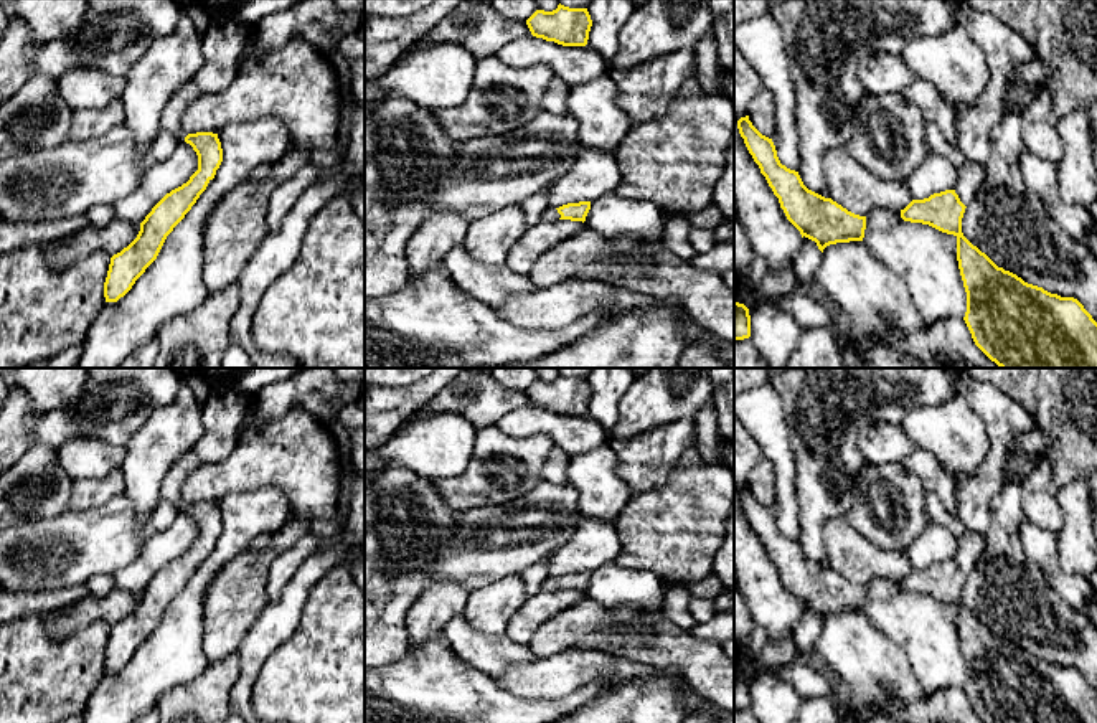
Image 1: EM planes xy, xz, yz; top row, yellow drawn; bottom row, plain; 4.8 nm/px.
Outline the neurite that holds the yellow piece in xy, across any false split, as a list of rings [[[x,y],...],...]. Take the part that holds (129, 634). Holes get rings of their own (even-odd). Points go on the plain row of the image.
[[[193,451],[177,459],[160,484],[160,499],[172,502],[178,515],[190,513],[198,525],[198,540],[186,553],[167,563],[140,593],[137,607],[111,627],[104,652],[106,672],[124,667],[145,639],[157,629],[167,606],[185,588],[223,532],[218,503],[186,503],[180,497],[180,484],[203,462]]]

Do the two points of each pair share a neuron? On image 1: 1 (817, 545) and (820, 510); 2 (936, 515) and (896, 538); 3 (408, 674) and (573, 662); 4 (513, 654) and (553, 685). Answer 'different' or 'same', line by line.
1: same
2: different
3: different
4: different

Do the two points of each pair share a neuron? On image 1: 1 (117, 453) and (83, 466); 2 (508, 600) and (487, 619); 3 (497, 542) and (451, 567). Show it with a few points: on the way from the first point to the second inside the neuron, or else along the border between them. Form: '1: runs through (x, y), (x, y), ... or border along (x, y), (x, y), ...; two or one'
1: runs through (109, 456), (91, 458); one
2: runs through (503, 603), (492, 614); one
3: runs through (485, 545), (474, 555), (462, 558); one

